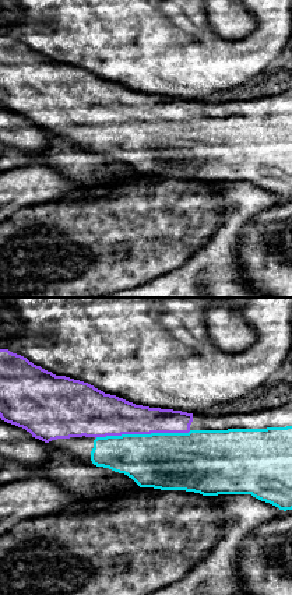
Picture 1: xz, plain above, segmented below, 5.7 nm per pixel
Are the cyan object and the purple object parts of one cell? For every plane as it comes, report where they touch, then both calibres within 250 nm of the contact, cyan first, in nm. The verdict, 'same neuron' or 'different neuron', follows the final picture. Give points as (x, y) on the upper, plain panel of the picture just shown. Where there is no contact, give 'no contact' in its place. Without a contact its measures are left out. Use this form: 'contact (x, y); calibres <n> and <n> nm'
contact (143, 122); calibres 340 and 240 nm

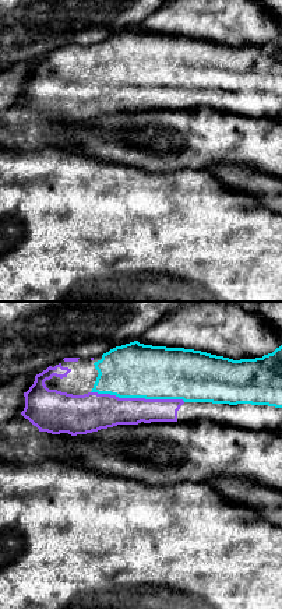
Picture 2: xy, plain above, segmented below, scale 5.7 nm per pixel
contact (138, 84); calibres 320 and 200 nm

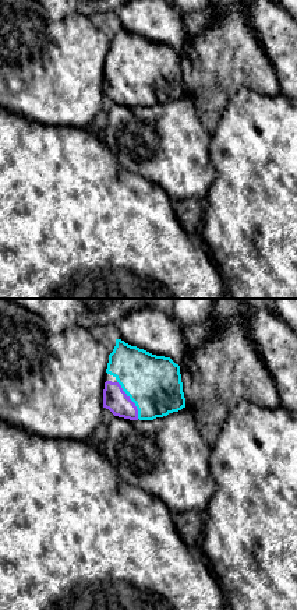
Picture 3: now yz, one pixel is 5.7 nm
contact (130, 85); calibres 320 and 140 nm

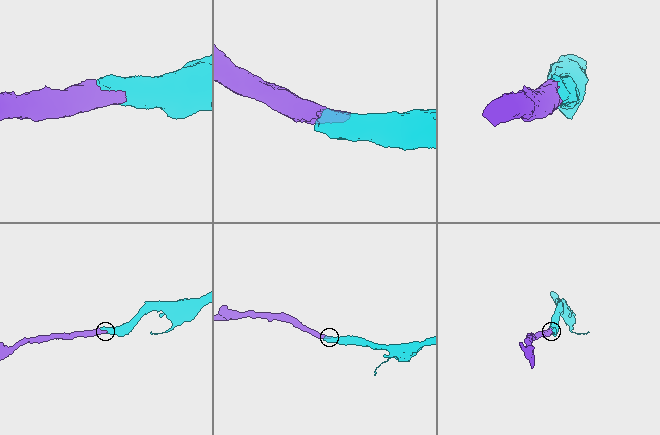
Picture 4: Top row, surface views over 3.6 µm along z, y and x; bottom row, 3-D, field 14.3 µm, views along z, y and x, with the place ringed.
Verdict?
same neuron

